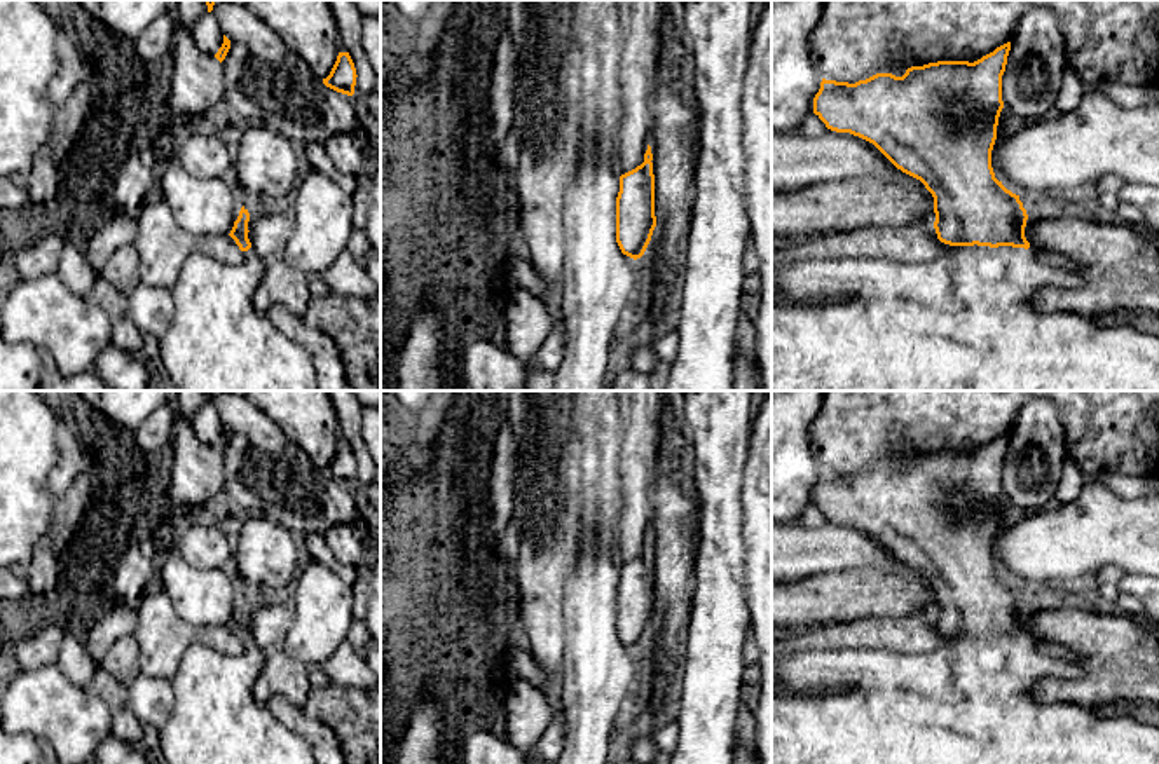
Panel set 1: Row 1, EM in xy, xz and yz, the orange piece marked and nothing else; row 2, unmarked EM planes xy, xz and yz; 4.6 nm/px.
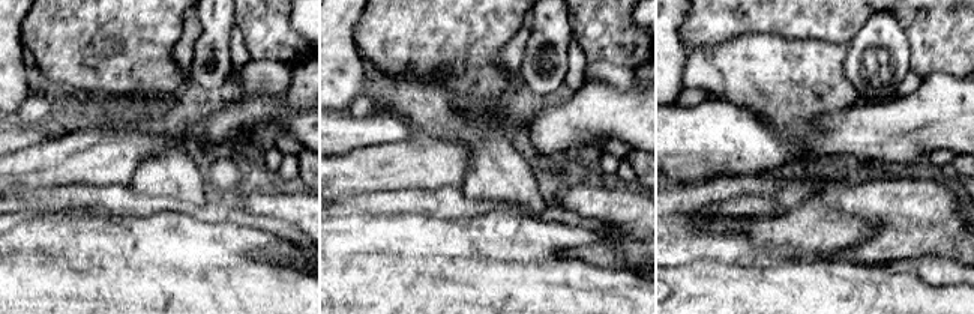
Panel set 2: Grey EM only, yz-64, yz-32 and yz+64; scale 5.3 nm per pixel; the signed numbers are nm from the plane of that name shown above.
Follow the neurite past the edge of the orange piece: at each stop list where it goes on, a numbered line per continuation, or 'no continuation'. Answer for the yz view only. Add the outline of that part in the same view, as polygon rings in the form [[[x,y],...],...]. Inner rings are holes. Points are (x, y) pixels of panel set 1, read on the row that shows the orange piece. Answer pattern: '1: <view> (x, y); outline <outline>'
1: yz (962, 321); outline [[[847,227],[819,230],[791,237],[791,242],[772,251],[772,391],[1159,391],[1159,335],[1142,333],[1129,324],[1101,326],[1073,310],[1042,312],[1032,298],[1046,286],[1075,288],[1084,281],[1066,269],[1037,258],[1032,248],[1033,235],[1025,227],[1030,248],[1012,246],[960,246],[948,248],[925,262],[901,258],[848,255],[841,235],[871,227]]]

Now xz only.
1: xz (672, 119); outline [[[660,14],[651,24],[655,35],[662,23]],[[656,42],[656,66],[653,68],[648,141],[653,153],[655,174],[655,216],[648,248],[660,246],[676,249],[682,269],[684,242],[689,232],[689,213],[693,209],[695,166],[698,160],[698,141],[693,140],[693,127],[698,126],[698,99],[689,105],[674,87],[676,61],[660,61],[663,44]]]

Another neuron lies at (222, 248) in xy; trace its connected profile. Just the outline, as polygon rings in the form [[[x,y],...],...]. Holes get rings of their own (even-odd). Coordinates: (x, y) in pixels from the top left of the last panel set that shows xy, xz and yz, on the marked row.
[[[159,194],[143,204],[136,220],[138,274],[148,286],[173,288],[182,265],[197,251],[225,263],[239,263],[244,256],[229,234],[195,235],[182,229]]]

